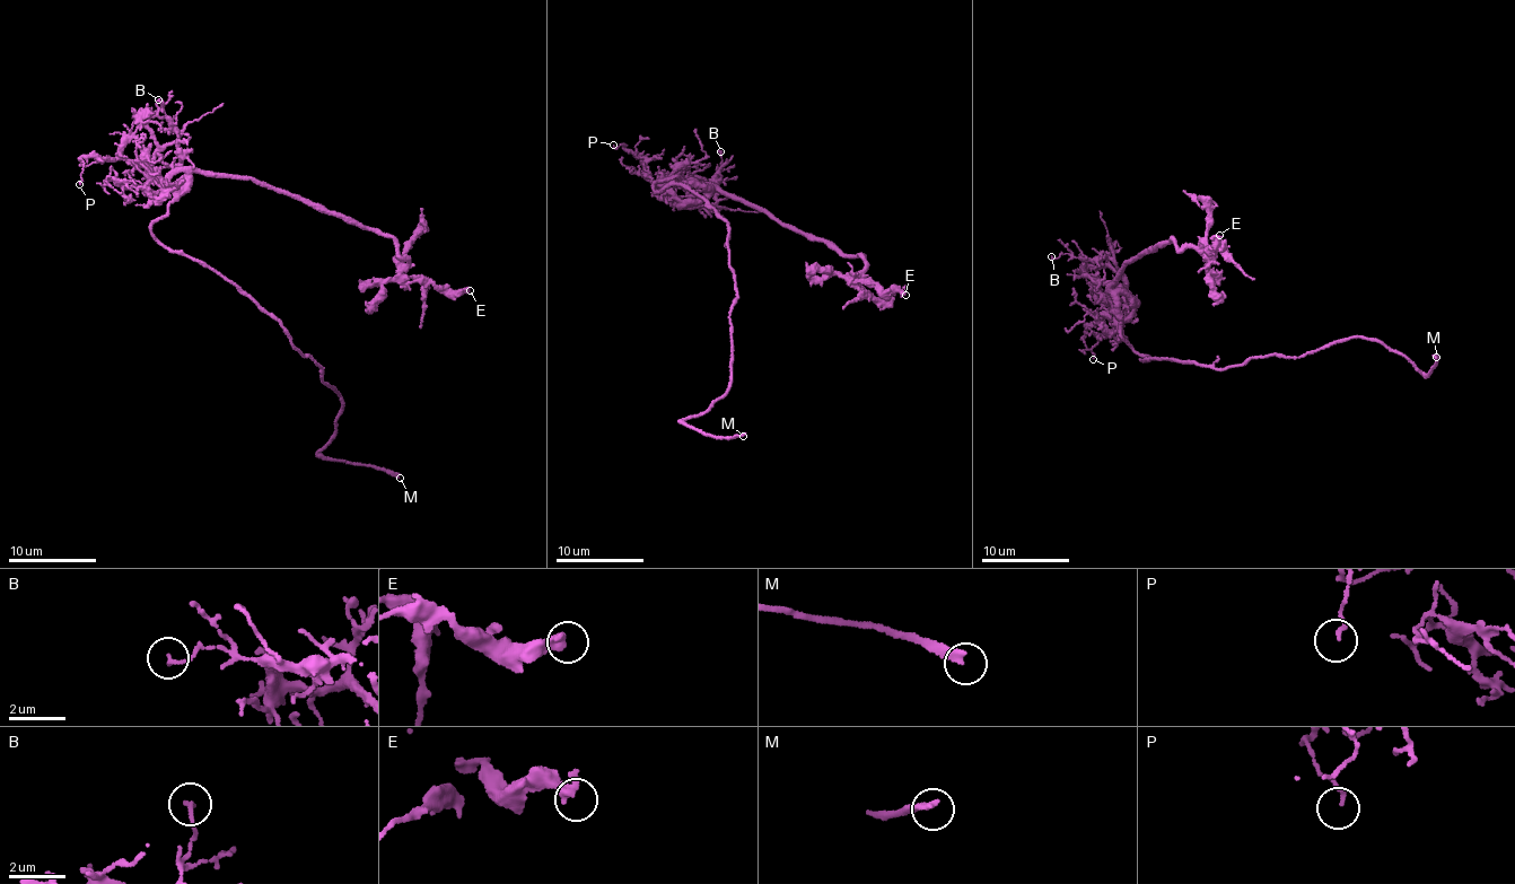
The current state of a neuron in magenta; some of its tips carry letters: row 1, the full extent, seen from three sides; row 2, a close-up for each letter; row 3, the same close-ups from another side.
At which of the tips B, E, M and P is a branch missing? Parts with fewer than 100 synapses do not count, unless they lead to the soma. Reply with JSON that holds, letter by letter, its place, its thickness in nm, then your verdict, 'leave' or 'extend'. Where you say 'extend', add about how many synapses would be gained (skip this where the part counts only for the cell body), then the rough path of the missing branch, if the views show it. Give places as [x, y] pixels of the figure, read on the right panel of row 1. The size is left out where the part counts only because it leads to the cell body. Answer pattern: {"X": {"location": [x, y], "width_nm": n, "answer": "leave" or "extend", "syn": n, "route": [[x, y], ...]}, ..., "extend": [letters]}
{"B": {"location": [1051, 256], "width_nm": 120, "answer": "leave"}, "E": {"location": [1219, 235], "width_nm": 400, "answer": "leave"}, "M": {"location": [1436, 357], "width_nm": 260, "answer": "extend", "route": [[1436, 357], [1455, 362]]}, "P": {"location": [1093, 359], "width_nm": 130, "answer": "leave"}, "extend": ["M"]}

